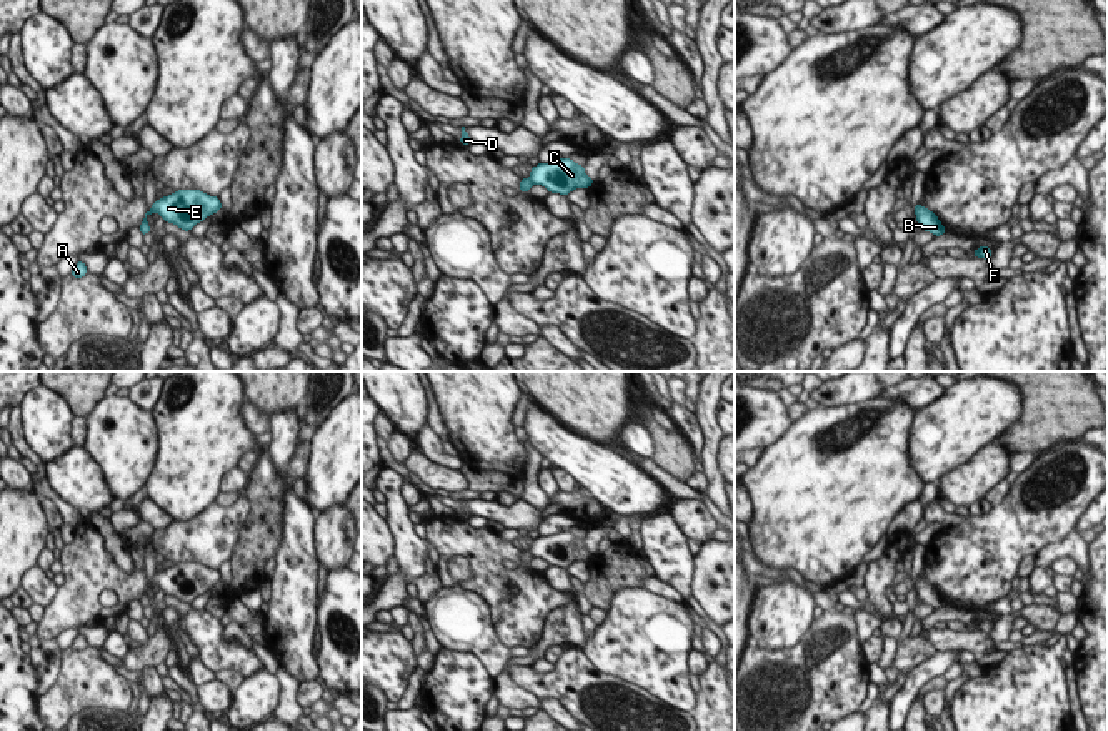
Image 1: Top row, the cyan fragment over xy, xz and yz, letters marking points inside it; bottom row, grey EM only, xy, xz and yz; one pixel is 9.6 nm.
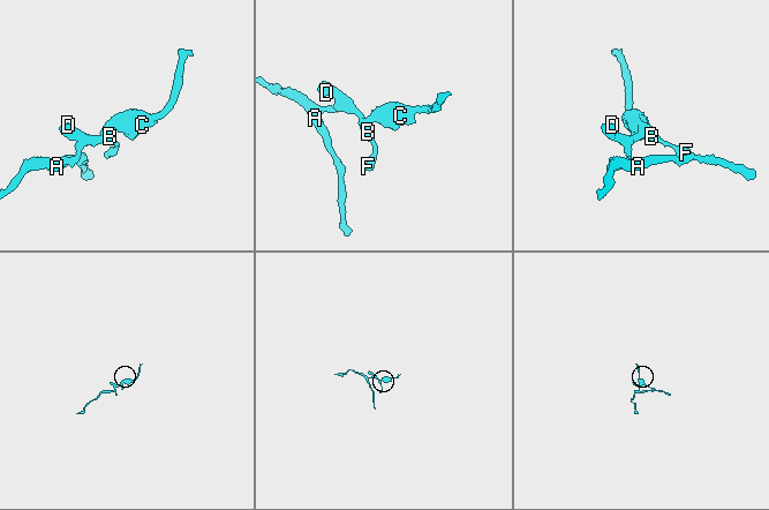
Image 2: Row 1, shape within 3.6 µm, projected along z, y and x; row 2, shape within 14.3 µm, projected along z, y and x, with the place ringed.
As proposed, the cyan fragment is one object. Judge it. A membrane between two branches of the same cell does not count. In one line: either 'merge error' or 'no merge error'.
no merge error

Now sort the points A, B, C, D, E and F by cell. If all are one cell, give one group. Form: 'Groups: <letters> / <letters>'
Groups: A B C D E F

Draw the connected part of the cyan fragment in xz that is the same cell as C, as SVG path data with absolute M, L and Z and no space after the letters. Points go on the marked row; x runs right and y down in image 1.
M570 158L532 167L530 177L520 180L520 191L527 193L533 185L545 186L550 193L566 196L575 188L588 188L593 178L585 173L585 167Z

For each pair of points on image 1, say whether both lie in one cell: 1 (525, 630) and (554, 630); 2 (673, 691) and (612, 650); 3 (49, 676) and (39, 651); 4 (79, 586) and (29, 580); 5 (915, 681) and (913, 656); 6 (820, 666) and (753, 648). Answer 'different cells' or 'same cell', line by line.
1: different cells
2: same cell
3: same cell
4: different cells
5: different cells
6: same cell

